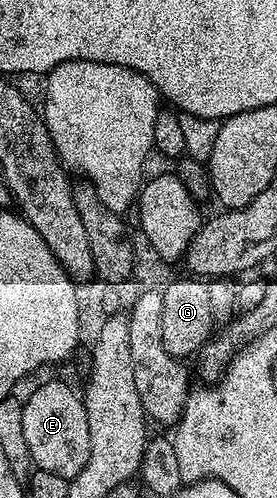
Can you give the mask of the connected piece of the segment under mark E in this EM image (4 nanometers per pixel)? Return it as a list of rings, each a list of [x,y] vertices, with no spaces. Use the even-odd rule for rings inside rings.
[[[49,380],[39,385],[29,397],[24,397],[21,413],[23,438],[27,438],[30,461],[37,468],[59,474],[59,478],[64,480],[76,478],[91,454],[91,437],[82,393],[61,380]]]

